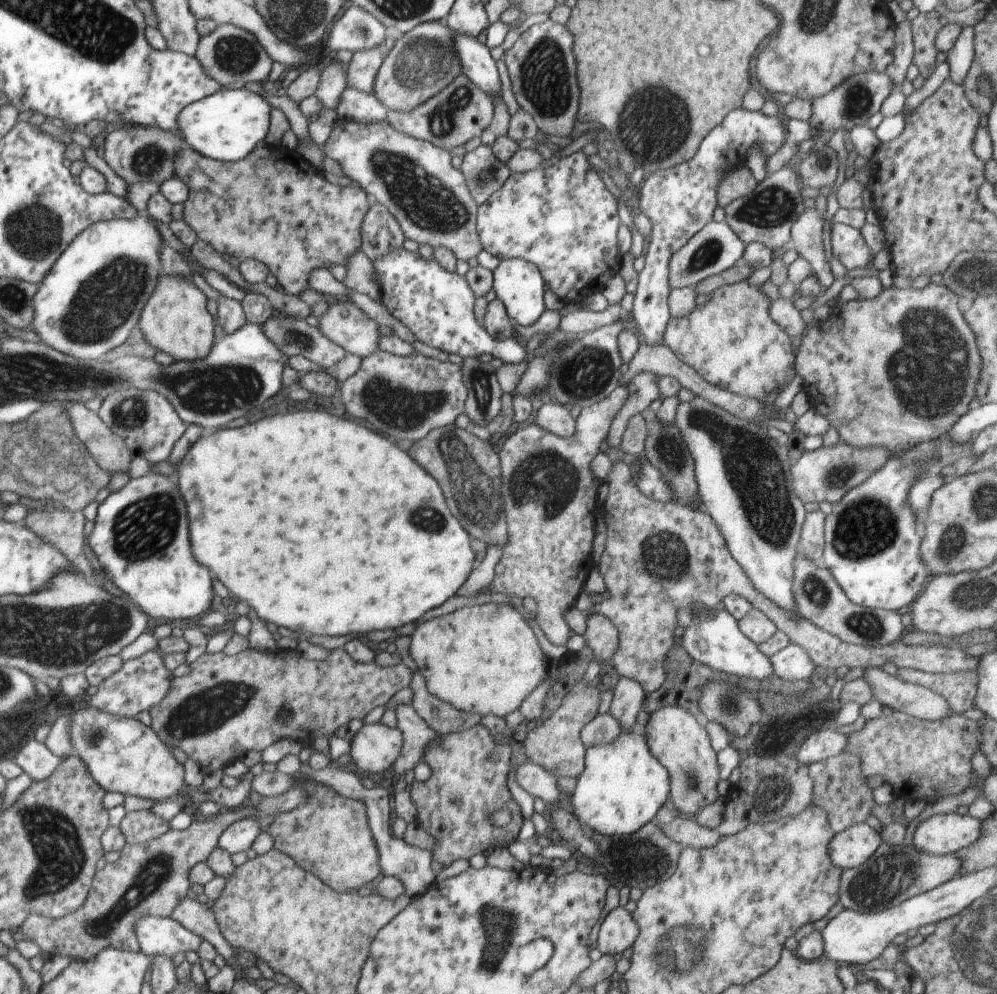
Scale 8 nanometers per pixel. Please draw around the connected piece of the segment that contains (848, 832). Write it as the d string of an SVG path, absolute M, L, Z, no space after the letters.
M866 822L850 825L832 837L829 855L832 862L842 870L853 869L864 864L881 843L881 834Z

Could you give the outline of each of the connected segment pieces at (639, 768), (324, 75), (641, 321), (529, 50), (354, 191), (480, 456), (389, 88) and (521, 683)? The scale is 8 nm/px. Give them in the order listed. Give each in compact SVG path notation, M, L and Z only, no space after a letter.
M622 730L612 742L605 745L592 745L585 749L585 769L577 780L572 797L572 804L575 808L574 816L589 835L593 832L606 836L634 834L646 823L651 822L671 794L669 772L655 756L652 756L647 736L632 731Z
M332 62L321 72L321 81L315 95L321 100L323 108L336 109L338 101L342 96L342 91L347 87L347 64L343 62Z
M744 107L735 108L729 112L720 124L717 124L699 144L692 160L674 165L666 170L647 175L636 189L637 212L650 219L652 230L645 241L645 265L638 275L638 285L634 293L633 314L638 330L643 334L649 345L662 345L666 325L671 319L667 303L671 288L669 287L669 262L672 255L677 253L701 228L713 221L714 210L717 204L717 190L728 173L736 170L737 166L744 165L748 151L758 147L765 157L772 156L786 142L785 118L782 115L764 115L762 111L749 111Z
M548 19L536 23L523 32L512 48L505 51L505 64L512 84L512 91L519 104L530 116L537 127L547 135L570 137L573 124L579 112L579 86L577 81L577 60L573 55L573 36L566 28Z
M260 143L254 152L237 161L217 161L212 157L205 157L198 151L187 146L183 148L175 160L176 176L180 177L189 186L189 197L184 202L183 220L188 226L194 230L198 239L202 239L210 244L214 250L217 250L223 256L235 256L238 260L256 259L263 262L268 268L272 276L277 278L277 282L281 284L286 293L298 295L305 289L308 289L308 279L310 273L320 267L328 268L329 265L341 264L346 266L349 257L357 249L361 248L360 227L367 213L372 200L357 184L351 182L351 186L342 187L334 185L327 181L323 172L310 165L295 150L285 150L282 147L270 146Z
M452 424L431 430L424 438L414 442L408 453L430 476L436 478L444 490L450 512L456 514L469 536L482 540L487 546L504 547L508 534L505 502L500 494L502 477L499 453L490 446L470 448L470 444L476 442L480 440L471 434L470 429L460 429Z
M426 21L404 33L383 58L373 84L374 96L387 109L407 113L438 94L463 74L452 38L453 30L445 21Z
M490 601L479 606L462 607L453 613L422 622L411 634L409 653L424 677L430 694L459 711L476 713L482 717L494 714L506 718L511 712L519 710L524 700L547 676L544 667L546 656L534 630L522 617L520 610L510 603Z

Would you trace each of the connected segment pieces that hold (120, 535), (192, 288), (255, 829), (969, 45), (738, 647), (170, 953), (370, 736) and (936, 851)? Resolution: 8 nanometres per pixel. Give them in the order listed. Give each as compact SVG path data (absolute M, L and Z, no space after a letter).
M154 471L140 478L131 478L124 487L114 491L99 504L88 546L96 565L104 572L104 578L111 580L125 595L131 596L148 616L186 623L188 618L209 610L214 592L208 568L198 564L192 556L188 514L178 484Z
M162 274L156 292L148 302L141 316L140 328L144 333L147 344L170 355L174 361L195 361L204 359L211 354L211 348L216 343L215 327L216 318L207 309L206 296L187 277L176 277L175 275Z
M242 819L232 823L226 831L220 835L219 847L230 854L246 852L260 834L257 819Z
M974 27L961 30L954 46L943 56L949 66L949 79L957 85L965 83L975 50L973 48Z
M726 609L712 611L709 619L693 620L691 625L684 629L681 644L693 659L716 671L756 680L775 674L769 657L760 652L755 642L740 632L738 621Z
M144 916L135 922L135 933L139 939L139 950L145 955L164 955L171 959L178 952L196 951L202 939L172 917Z
M382 723L364 725L351 740L350 756L353 764L360 770L373 774L373 779L382 776L384 770L388 770L398 760L403 745L403 734L398 727L391 728Z
M937 814L924 820L912 836L913 845L933 855L959 854L980 838L981 820L970 814Z

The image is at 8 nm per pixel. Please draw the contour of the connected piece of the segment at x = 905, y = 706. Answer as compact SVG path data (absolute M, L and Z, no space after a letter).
M867 667L863 677L870 683L873 698L894 711L921 721L941 721L954 714L943 696L926 687L904 682L880 667Z

